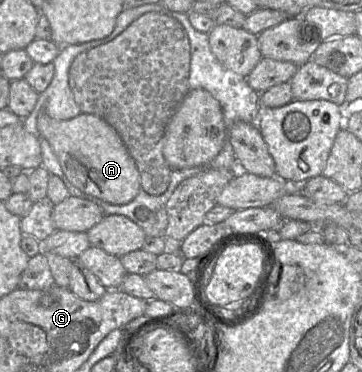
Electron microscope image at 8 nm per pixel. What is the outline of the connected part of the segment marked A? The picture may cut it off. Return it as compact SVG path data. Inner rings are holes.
M41 111L37 128L53 148L68 180L81 191L111 204L126 204L138 194L140 174L118 132L103 118L81 113L69 120L51 118Z

